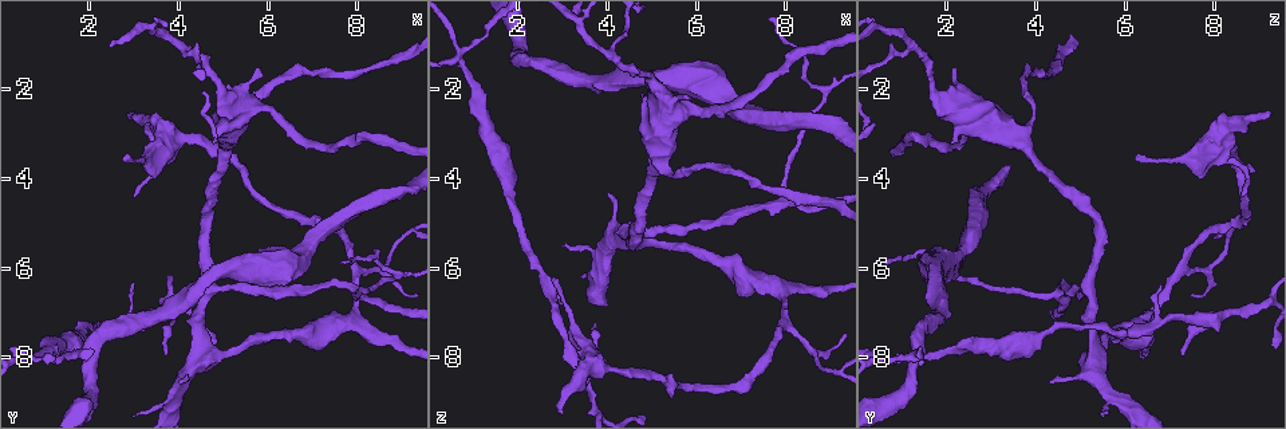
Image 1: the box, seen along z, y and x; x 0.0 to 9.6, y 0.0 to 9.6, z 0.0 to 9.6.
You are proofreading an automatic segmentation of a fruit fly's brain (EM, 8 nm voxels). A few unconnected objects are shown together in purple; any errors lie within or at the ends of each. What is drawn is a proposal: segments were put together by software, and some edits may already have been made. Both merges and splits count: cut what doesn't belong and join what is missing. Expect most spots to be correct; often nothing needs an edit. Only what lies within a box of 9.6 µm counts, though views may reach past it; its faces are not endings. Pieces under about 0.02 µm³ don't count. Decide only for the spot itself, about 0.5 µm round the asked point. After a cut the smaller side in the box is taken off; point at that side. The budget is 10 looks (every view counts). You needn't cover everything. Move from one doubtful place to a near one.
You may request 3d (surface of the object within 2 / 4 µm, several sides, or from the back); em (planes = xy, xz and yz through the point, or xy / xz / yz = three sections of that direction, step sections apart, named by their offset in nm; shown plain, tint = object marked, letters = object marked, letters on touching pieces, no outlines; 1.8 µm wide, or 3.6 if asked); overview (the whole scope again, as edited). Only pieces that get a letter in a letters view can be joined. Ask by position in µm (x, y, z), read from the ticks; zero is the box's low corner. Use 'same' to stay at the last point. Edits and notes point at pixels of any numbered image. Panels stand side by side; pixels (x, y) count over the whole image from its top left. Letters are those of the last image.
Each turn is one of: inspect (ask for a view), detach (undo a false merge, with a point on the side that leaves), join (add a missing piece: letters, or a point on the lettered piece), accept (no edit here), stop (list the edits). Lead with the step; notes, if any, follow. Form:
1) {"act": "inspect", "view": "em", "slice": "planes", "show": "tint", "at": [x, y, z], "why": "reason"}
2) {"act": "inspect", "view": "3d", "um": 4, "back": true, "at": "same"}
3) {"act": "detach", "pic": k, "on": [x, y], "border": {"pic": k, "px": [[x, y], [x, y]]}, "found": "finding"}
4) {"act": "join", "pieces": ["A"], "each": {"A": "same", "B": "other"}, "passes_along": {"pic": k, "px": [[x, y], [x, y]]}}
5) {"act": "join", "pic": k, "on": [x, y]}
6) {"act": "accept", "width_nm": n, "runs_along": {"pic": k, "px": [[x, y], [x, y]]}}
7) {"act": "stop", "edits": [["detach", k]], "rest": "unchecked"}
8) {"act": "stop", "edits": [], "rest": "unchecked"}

{"act": "inspect", "view": "em", "slice": "yz", "step": 8, "show": "letters", "at": [8.05, 6.10, 7.20], "why": "three arms meet"}

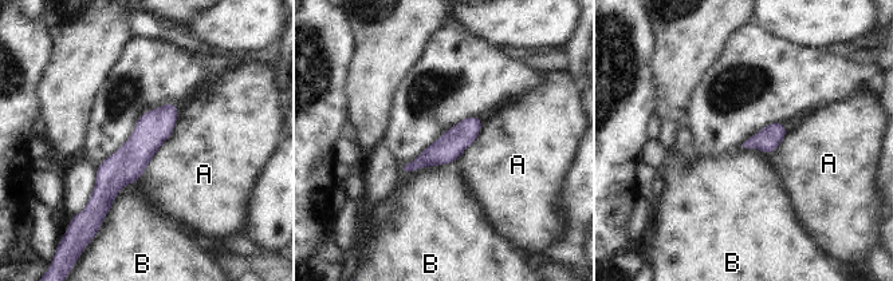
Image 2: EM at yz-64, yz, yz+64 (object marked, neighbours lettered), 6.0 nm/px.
{"act": "accept", "each": {"A": "other", "B": "other"}, "border": {"pic": 2, "px": [[455, 159], [401, 171]]}, "found": "one neuron here"}

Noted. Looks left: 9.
{"act": "inspect", "view": "3d", "um": 4, "at": [3.75, 8.00, 7.20], "why": "branch stops here"}

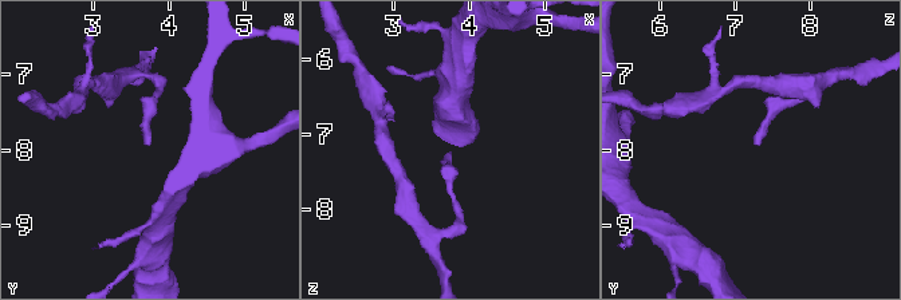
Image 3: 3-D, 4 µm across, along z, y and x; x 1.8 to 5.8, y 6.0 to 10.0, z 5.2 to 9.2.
{"act": "inspect", "view": "em", "slice": "planes", "show": "letters", "at": [3.70, 7.95, 7.25]}

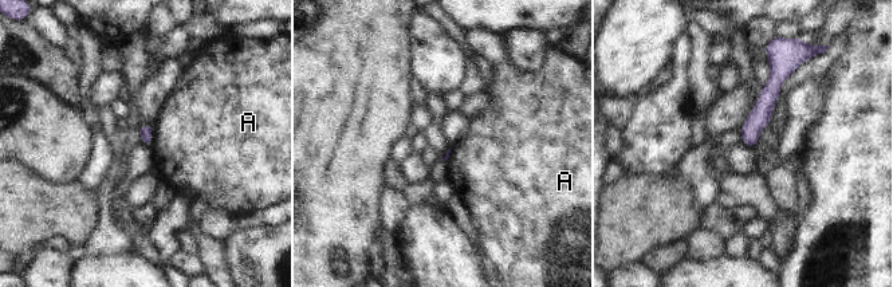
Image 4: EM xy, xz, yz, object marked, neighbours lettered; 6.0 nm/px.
{"act": "accept", "each": {"A": "other"}, "runs_along": {"pic": 4, "px": [[774, 74], [748, 142]]}, "found": "no lettered piece goes on from it"}

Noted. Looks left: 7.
{"act": "inspect", "view": "3d", "um": 2, "at": [2.95, 4.40, 8.65], "why": "branch stops here"}

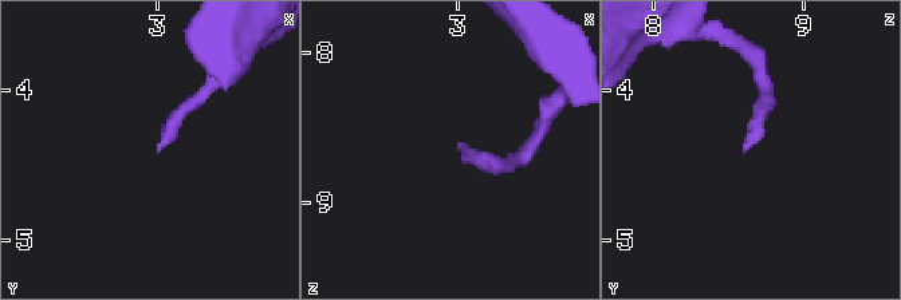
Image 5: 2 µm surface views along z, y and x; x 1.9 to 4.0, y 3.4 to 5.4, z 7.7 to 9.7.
{"act": "inspect", "view": "em", "um": 3.6, "slice": "xy", "step": 4, "show": "tint", "at": [3.02, 4.38, 8.62]}

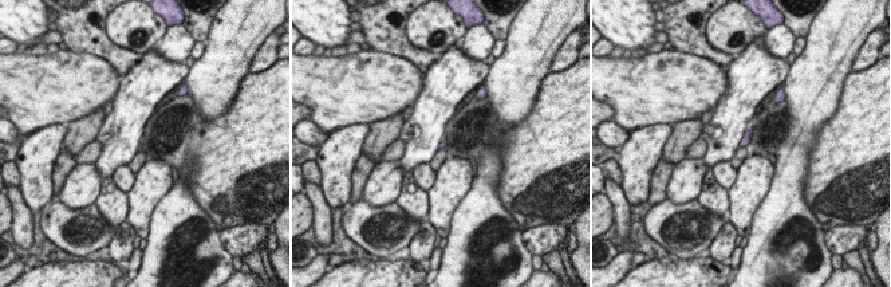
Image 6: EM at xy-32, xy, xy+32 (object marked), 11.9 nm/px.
{"act": "inspect", "view": "em", "um": 3.6, "slice": "xy", "step": 4, "show": "letters", "at": "same"}

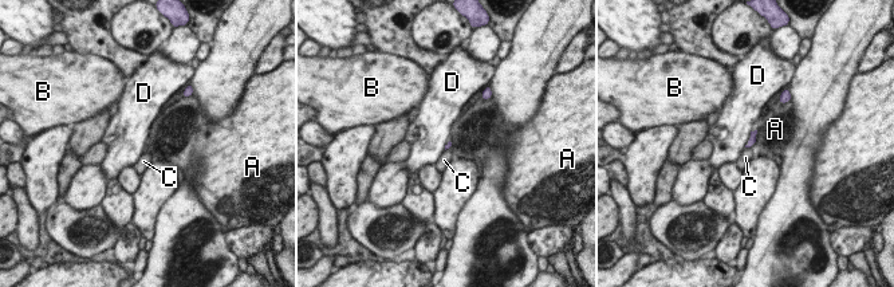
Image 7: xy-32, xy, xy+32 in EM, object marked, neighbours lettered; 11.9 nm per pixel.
{"act": "accept", "longest_contact_nm": ["A", 180], "each": {"A": "other", "B": "other", "C": "other", "D": "other"}, "found": "no lettered piece goes on from it"}

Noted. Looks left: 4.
{"act": "inspect", "view": "em", "slice": "planes", "show": "letters", "at": [5.40, 2.90, 3.80], "why": "three arms meet"}

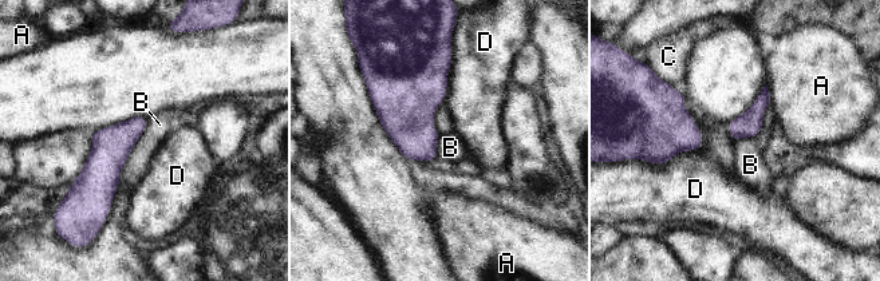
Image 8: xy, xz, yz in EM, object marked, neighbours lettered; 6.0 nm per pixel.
{"act": "accept", "longest_contact_nm": ["B", 340], "each": {"A": "other", "B": "other", "C": "other", "D": "other"}, "border": {"pic": 8, "px": [[145, 130], [122, 167], [119, 179]]}, "found": "continuous, no second neuron"}

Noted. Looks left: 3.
{"act": "stop", "edits": [], "rest": "unchecked"}

